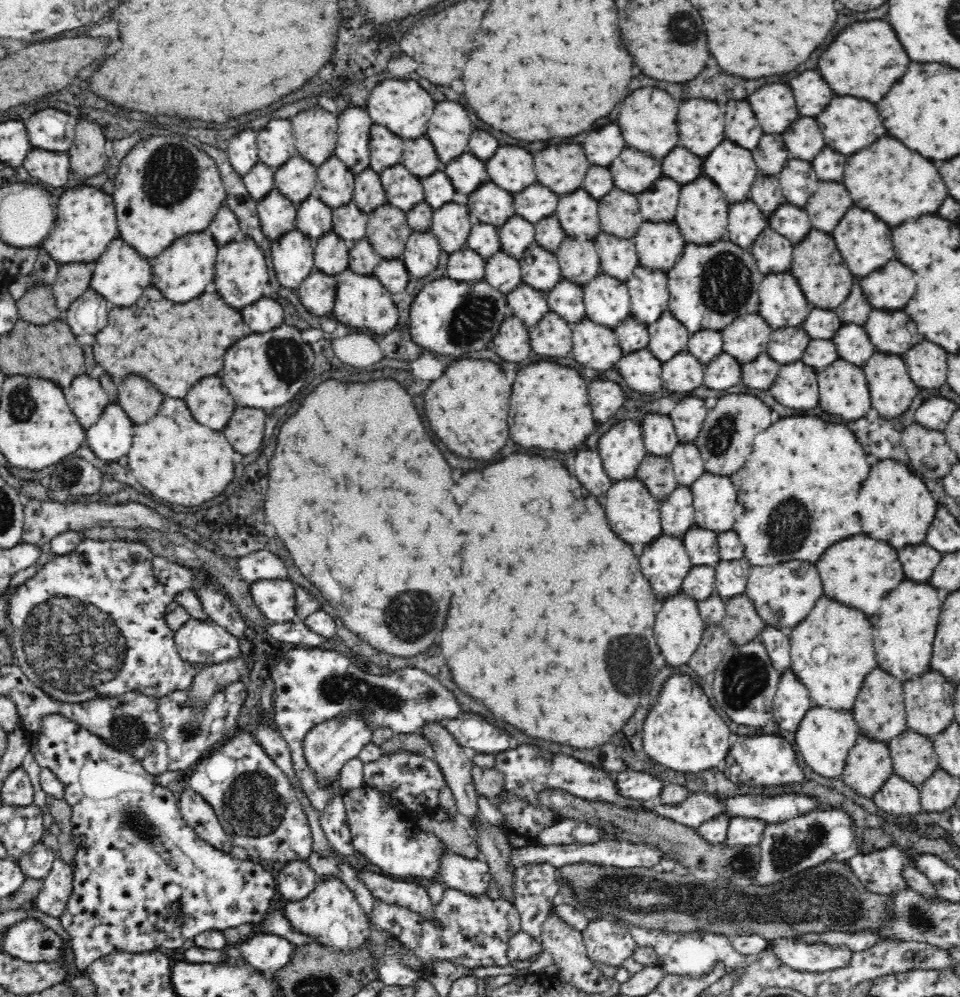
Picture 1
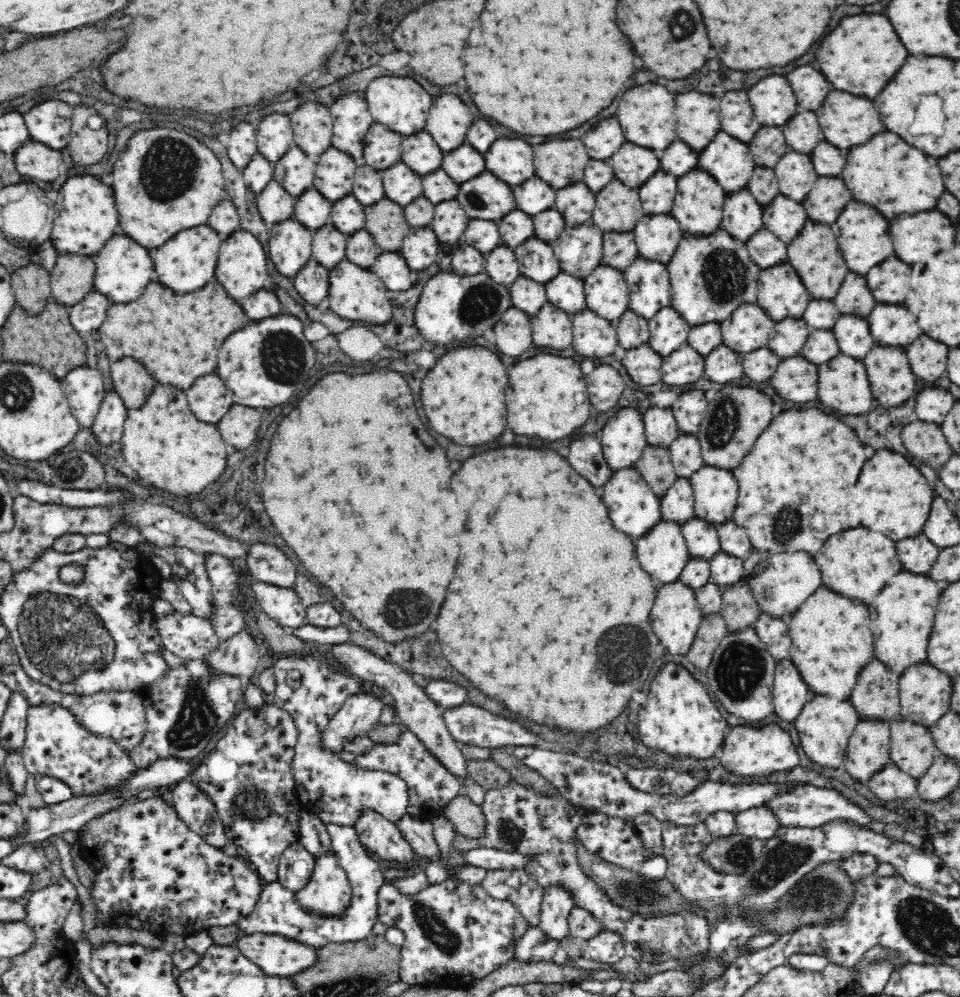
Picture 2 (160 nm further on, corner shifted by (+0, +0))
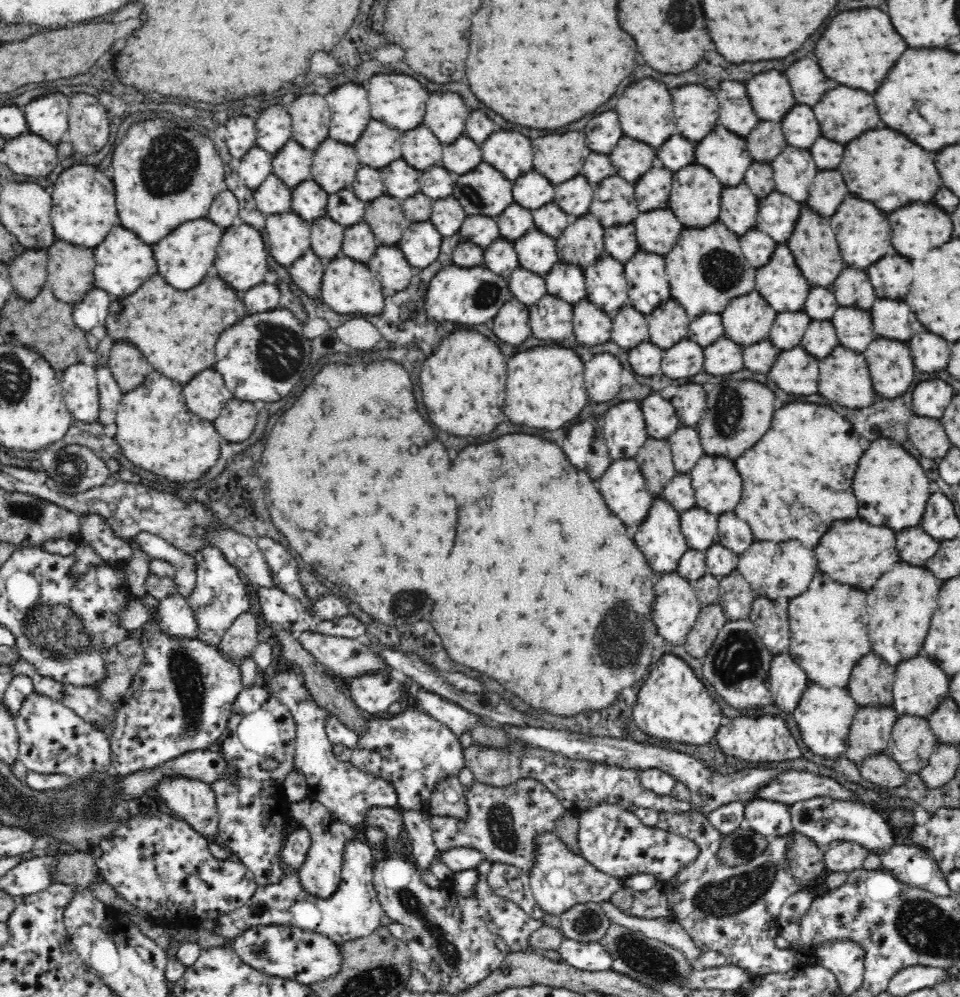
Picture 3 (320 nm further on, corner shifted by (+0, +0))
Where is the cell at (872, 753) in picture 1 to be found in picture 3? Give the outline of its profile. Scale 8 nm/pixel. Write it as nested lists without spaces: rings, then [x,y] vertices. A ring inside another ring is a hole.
[[[860,707],[852,722],[846,759],[860,768],[870,756],[883,754],[898,717],[893,707]]]

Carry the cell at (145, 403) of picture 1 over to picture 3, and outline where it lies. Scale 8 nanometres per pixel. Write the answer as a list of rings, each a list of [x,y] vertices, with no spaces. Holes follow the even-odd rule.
[[[115,343],[106,363],[123,395],[142,386],[146,376],[152,374],[152,368],[144,356],[140,356],[140,352],[130,346],[128,343]]]

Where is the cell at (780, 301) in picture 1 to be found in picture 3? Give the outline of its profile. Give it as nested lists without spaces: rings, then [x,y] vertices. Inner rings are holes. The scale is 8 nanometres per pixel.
[[[778,243],[770,262],[757,268],[755,290],[777,315],[804,310],[810,288],[786,243]]]

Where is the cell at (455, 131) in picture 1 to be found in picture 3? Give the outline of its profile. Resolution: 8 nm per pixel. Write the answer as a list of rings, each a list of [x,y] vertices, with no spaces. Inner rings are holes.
[[[436,92],[428,100],[424,125],[442,144],[454,144],[464,134],[468,108],[454,92]]]

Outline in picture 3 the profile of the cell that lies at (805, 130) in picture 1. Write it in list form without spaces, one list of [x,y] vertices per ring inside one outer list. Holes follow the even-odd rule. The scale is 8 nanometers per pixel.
[[[796,106],[788,116],[782,120],[782,130],[790,146],[796,148],[810,148],[820,134],[820,124],[808,106]]]

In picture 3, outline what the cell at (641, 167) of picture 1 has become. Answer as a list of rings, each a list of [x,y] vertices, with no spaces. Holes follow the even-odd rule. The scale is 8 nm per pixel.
[[[622,138],[612,154],[608,154],[608,158],[612,160],[614,168],[620,168],[620,176],[634,184],[644,176],[642,172],[652,168],[656,160],[656,150],[652,150],[648,144]]]

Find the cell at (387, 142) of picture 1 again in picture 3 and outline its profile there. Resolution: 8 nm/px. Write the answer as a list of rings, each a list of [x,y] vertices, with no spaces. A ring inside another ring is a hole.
[[[372,120],[359,142],[354,144],[361,164],[384,168],[395,160],[402,159],[402,134],[387,124]]]

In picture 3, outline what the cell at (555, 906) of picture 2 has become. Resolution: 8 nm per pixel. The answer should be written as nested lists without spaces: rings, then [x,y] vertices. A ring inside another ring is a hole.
[[[556,834],[545,835],[538,841],[536,866],[530,872],[530,887],[540,911],[548,916],[562,916],[579,903],[608,902],[612,894],[624,888],[624,879],[598,870],[586,859],[570,852]]]

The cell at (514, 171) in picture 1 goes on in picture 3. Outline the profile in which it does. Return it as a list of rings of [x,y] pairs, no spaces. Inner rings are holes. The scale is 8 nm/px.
[[[496,132],[482,144],[484,162],[508,180],[532,170],[532,142],[518,132]]]

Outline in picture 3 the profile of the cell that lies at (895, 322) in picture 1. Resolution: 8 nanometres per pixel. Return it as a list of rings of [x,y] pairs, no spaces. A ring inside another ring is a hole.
[[[876,300],[870,310],[874,330],[882,338],[906,342],[914,334],[924,332],[922,324],[916,320],[914,312],[904,302],[896,300]]]

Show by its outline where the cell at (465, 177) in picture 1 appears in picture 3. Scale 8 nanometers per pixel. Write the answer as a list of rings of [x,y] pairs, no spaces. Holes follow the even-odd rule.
[[[462,136],[452,144],[452,148],[444,148],[444,160],[441,160],[443,167],[457,176],[472,172],[482,162],[481,148],[474,144],[470,138]]]

